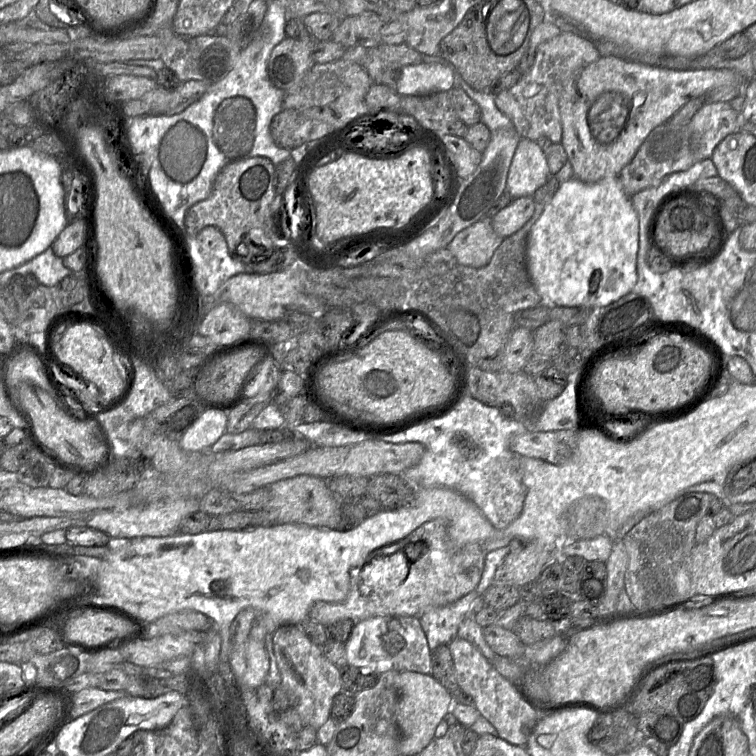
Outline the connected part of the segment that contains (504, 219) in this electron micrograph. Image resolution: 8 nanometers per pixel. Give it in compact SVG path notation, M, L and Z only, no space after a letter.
M532 196L515 198L492 218L492 227L500 238L506 238L521 229L533 212Z

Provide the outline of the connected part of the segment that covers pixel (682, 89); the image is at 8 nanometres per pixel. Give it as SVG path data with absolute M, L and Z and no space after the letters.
M601 56L579 71L559 100L561 145L572 166L573 177L584 183L595 183L618 176L650 132L672 118L689 100L704 97L719 87L740 88L744 95L747 83L748 79L727 68L682 71Z

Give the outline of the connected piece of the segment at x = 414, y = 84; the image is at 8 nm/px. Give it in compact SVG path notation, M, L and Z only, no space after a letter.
M423 61L401 69L395 90L401 95L426 96L448 92L454 86L454 69L449 63Z

